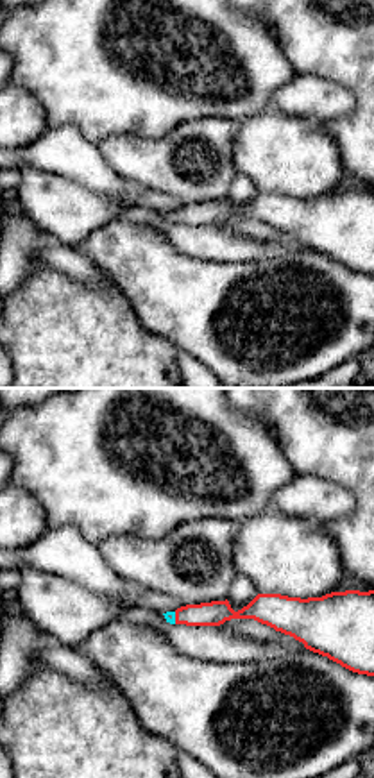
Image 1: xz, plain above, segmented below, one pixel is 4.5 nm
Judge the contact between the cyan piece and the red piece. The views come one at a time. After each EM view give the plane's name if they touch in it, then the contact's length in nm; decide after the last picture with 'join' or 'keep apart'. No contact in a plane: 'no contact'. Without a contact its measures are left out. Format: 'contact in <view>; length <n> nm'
contact in xz; length 60 nm

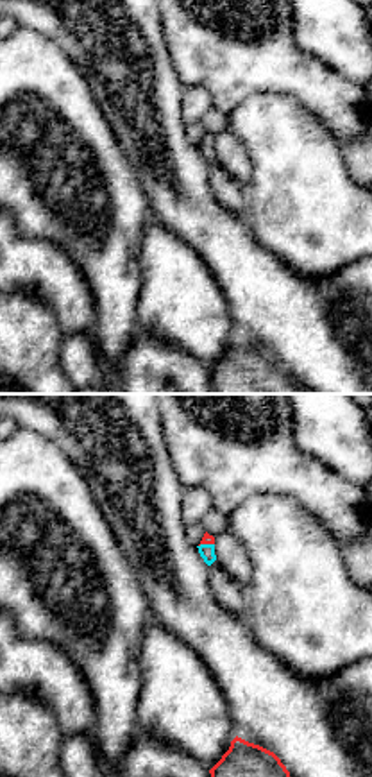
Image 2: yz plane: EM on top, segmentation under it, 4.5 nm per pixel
contact in yz; length 70 nm

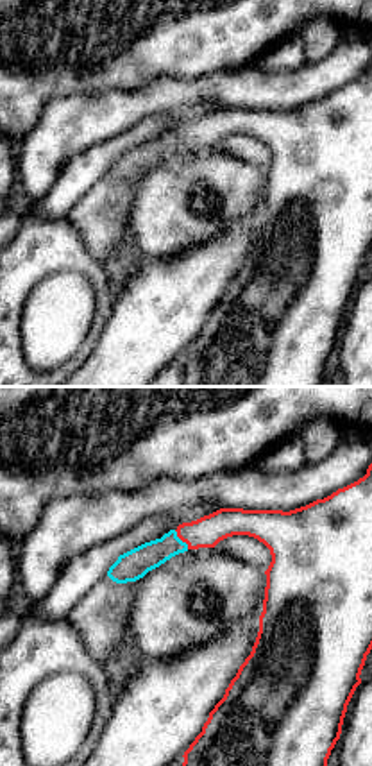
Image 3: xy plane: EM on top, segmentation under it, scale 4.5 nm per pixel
contact in xy; length 110 nm

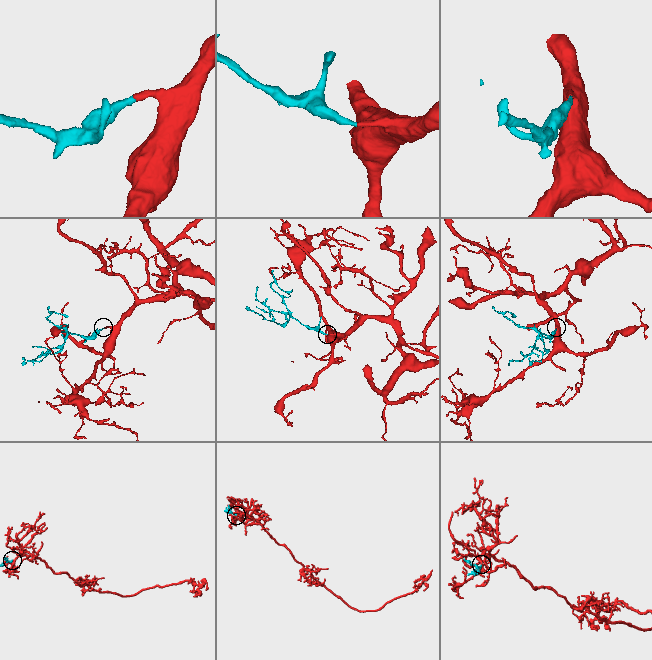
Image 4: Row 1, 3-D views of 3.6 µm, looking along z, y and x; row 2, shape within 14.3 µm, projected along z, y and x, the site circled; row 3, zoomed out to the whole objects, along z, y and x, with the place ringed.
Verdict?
join

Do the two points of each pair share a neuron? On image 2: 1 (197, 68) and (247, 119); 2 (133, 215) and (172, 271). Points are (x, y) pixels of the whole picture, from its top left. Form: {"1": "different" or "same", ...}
{"1": "different", "2": "different"}

